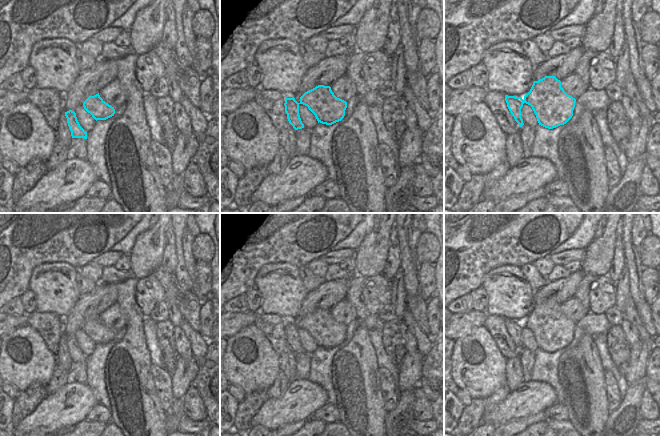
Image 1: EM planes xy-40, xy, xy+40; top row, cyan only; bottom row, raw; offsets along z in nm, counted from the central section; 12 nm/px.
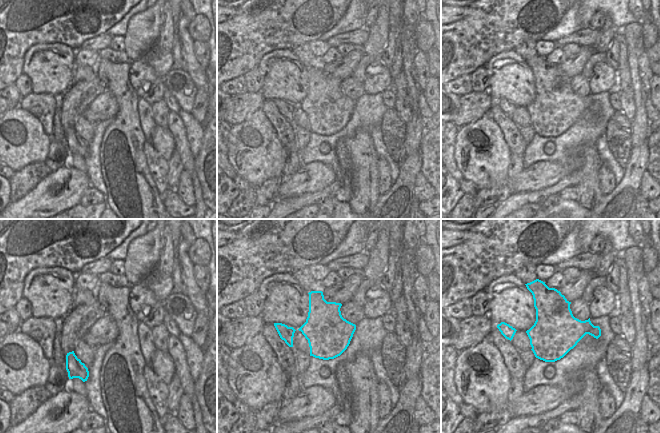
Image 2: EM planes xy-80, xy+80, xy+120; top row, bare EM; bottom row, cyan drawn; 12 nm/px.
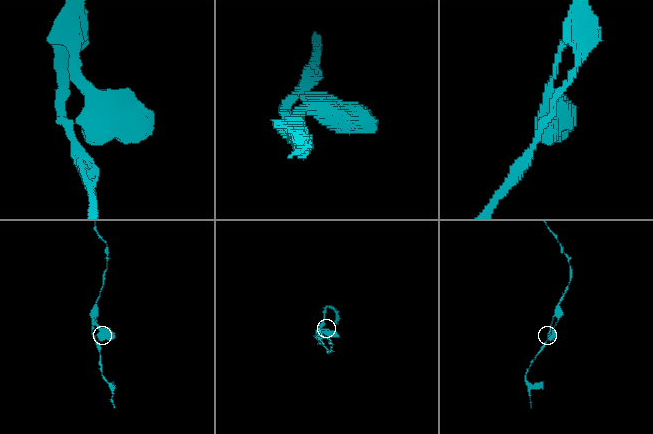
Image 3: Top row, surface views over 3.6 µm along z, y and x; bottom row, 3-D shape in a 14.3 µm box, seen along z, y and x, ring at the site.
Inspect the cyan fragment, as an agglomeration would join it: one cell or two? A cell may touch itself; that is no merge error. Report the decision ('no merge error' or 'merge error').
no merge error

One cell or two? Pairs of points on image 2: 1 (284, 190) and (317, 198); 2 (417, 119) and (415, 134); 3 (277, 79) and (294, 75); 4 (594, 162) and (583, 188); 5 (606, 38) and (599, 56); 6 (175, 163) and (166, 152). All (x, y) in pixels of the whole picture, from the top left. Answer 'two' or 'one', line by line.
1: two
2: one
3: one
4: one
5: two
6: two

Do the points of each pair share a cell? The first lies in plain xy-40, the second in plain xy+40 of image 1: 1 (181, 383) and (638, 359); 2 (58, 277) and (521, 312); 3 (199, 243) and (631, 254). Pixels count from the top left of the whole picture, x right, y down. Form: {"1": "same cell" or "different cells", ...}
{"1": "same cell", "2": "same cell", "3": "different cells"}

